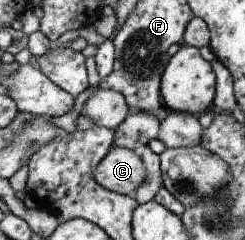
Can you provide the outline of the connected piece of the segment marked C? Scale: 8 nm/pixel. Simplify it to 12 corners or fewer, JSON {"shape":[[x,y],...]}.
{"shape":[[114,146],[92,172],[101,188],[133,195],[146,178],[139,152]]}

